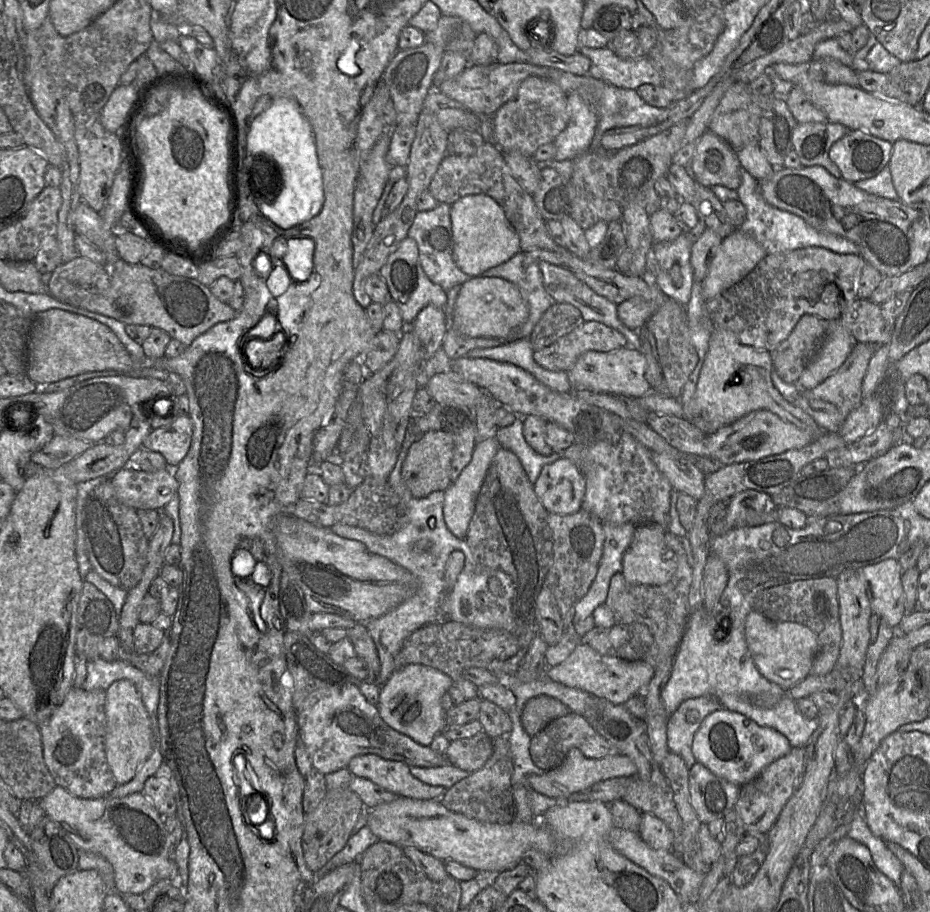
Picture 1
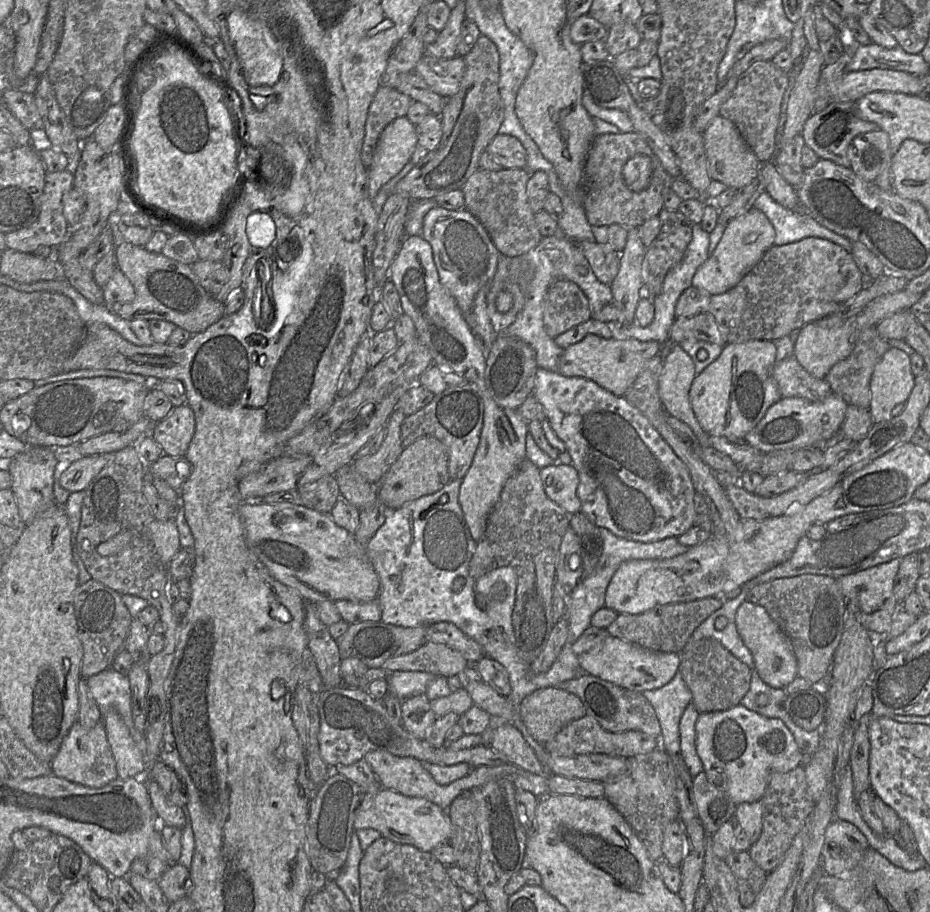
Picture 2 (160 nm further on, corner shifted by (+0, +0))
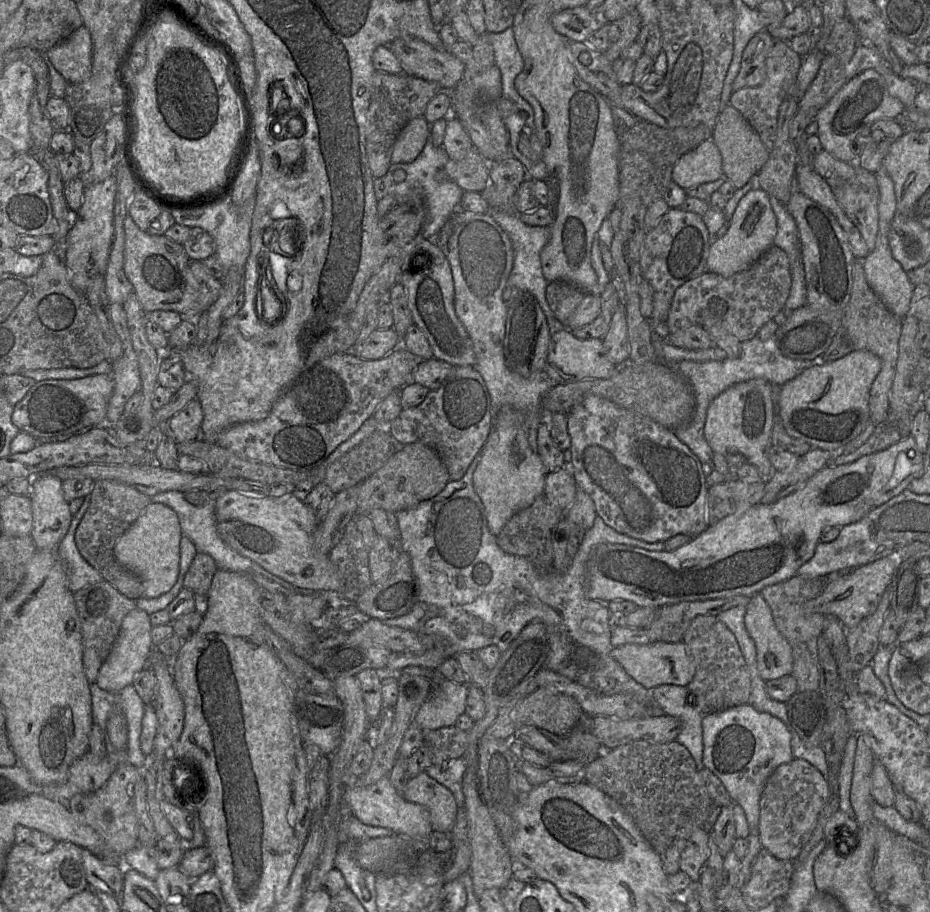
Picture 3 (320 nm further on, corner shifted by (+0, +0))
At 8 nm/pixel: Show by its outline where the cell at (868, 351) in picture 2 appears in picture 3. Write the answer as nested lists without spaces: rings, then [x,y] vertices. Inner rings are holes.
[[[855,257],[852,272],[853,281],[850,301],[844,310],[842,324],[829,348],[822,355],[821,361],[835,361],[857,350],[870,351],[880,358],[881,369],[871,385],[869,395],[870,419],[876,426],[887,418],[890,410],[889,392],[892,389],[895,367],[898,360],[902,319],[896,317],[888,310],[881,299],[874,293],[866,280],[863,264]]]

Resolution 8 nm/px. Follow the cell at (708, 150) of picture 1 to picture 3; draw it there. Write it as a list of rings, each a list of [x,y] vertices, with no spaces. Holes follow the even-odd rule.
[[[730,105],[720,111],[711,139],[721,153],[724,178],[731,181],[736,189],[743,187],[757,174],[770,155],[755,129],[737,109]]]

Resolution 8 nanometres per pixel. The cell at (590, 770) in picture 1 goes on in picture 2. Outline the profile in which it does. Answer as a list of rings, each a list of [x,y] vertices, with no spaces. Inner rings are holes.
[[[374,750],[366,753],[363,759],[370,765],[382,788],[393,790],[407,797],[424,798],[446,812],[452,801],[463,792],[471,791],[495,778],[511,778],[513,774],[521,770],[510,763],[499,766],[479,766],[471,768],[467,775],[448,785],[440,785],[425,770],[422,762],[415,758],[399,757],[384,750]]]

